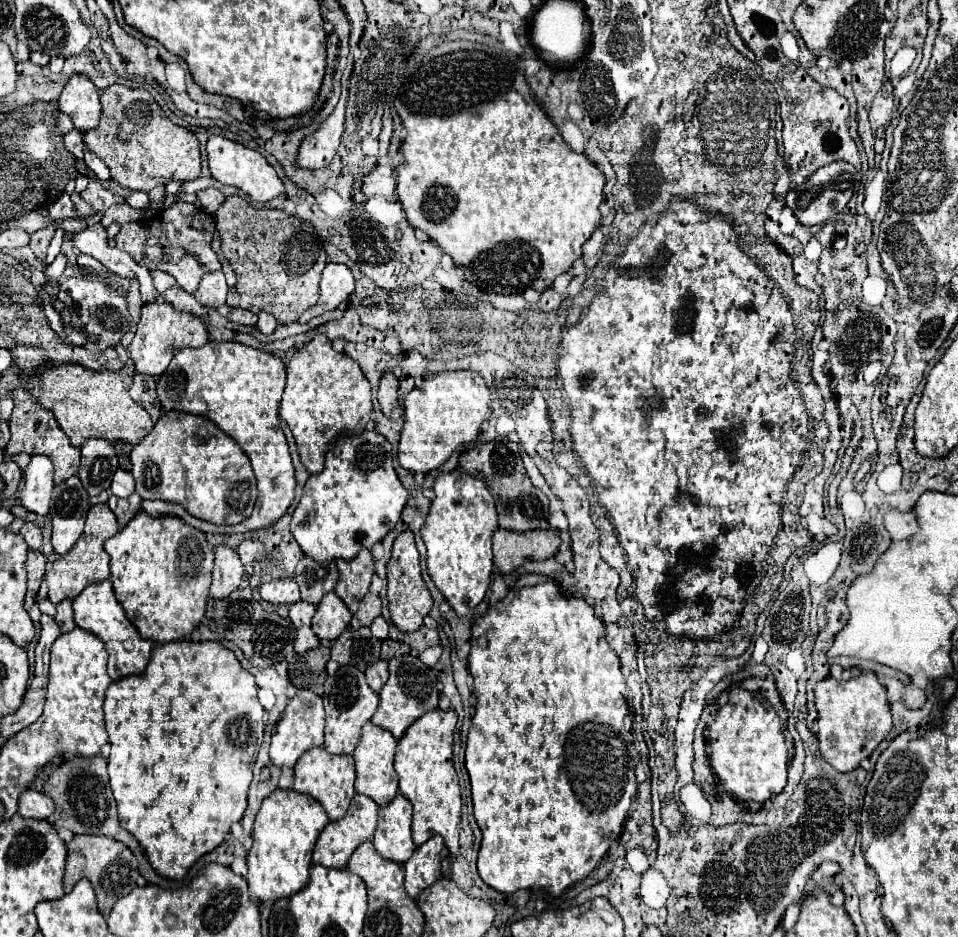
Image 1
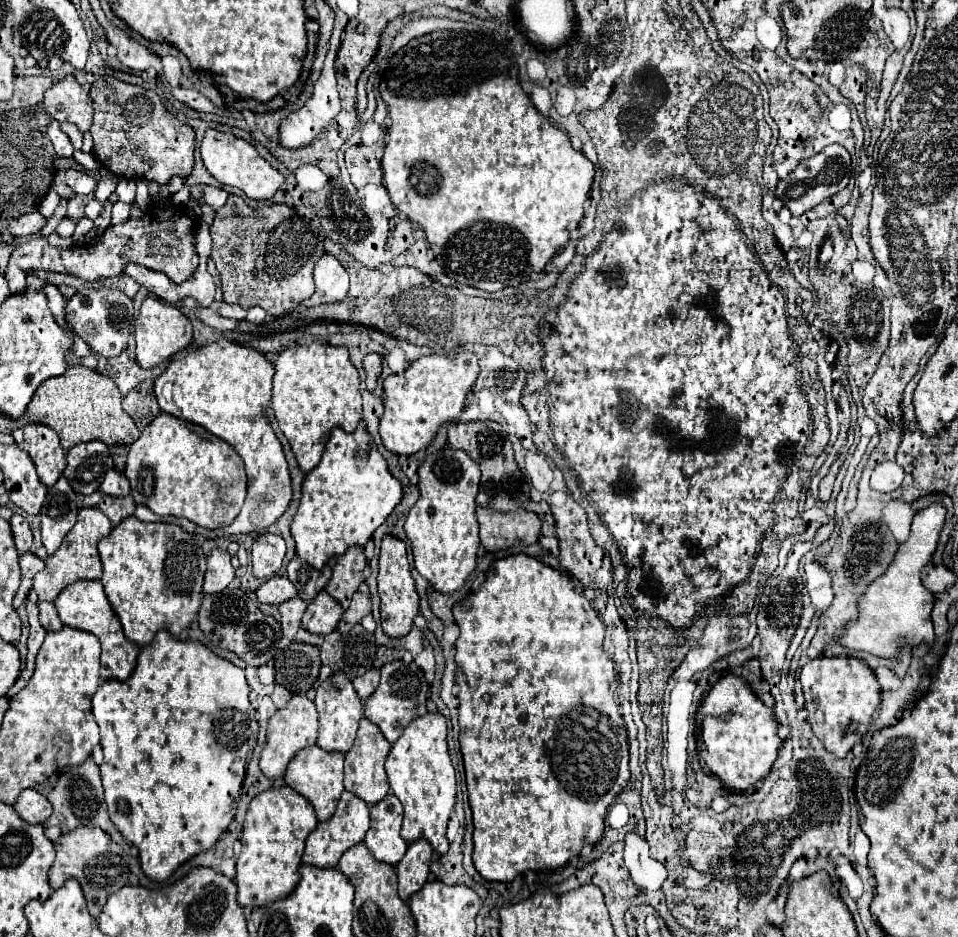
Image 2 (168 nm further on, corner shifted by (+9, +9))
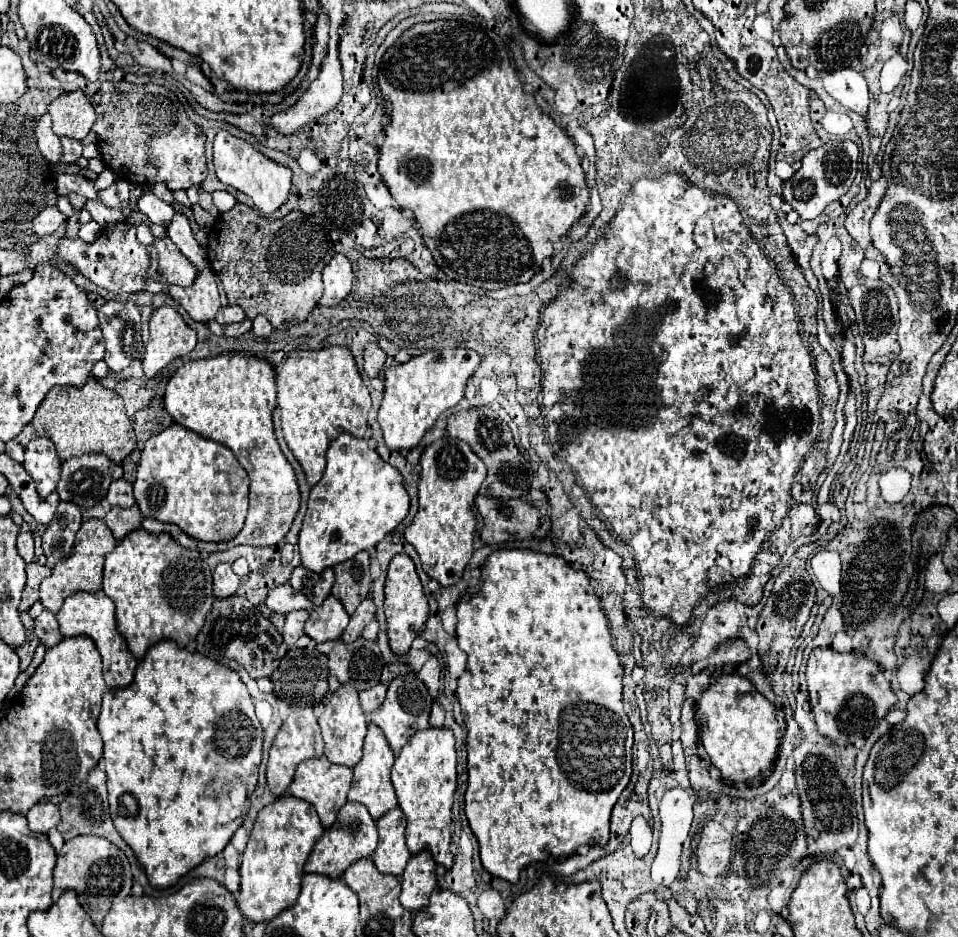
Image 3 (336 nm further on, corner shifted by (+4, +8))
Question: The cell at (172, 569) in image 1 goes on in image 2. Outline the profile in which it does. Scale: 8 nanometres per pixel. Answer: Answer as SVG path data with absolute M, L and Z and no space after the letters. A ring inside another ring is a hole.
M126 517L110 531L110 535L102 537L102 541L98 543L98 551L104 563L104 575L100 579L104 585L104 593L122 623L124 635L132 643L150 643L156 631L162 629L170 631L172 635L178 635L192 623L200 607L202 579L206 571L206 555L196 545L194 535L186 533L174 523L144 523L136 517Z

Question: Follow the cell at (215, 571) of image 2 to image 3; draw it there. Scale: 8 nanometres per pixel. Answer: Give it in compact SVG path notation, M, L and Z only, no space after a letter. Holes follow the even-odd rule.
M219 564L213 572L213 594L217 598L235 596L239 586L239 576L231 570L231 564Z

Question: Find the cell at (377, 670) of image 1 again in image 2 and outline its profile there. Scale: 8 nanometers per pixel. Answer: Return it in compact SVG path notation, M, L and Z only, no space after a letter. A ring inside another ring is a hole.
M370 669L370 671L366 671L364 675L360 675L360 677L356 677L352 683L354 683L354 687L356 687L356 693L362 697L362 699L368 699L372 693L374 693L374 689L378 687L378 681L380 681L380 669Z

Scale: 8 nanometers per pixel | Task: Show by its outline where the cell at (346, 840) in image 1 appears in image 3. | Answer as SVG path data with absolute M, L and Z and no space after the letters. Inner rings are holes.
M347 802L339 814L337 820L331 828L327 828L321 836L321 840L315 844L307 864L305 864L305 872L309 874L321 874L321 876L329 876L329 878L341 878L343 872L357 860L361 858L371 858L371 854L375 852L377 846L377 828L375 828L375 820L371 818L371 814L367 812L367 808L363 808L361 804L355 802Z

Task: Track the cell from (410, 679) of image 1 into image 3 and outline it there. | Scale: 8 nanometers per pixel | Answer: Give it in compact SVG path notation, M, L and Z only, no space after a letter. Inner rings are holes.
M405 674L405 676L395 678L395 680L389 684L387 698L385 698L385 702L381 704L381 708L377 708L377 710L371 714L371 722L377 724L377 726L383 730L383 734L385 734L389 746L393 748L393 752L399 752L415 732L429 728L431 704L433 704L433 698L429 696L425 684L423 684L415 674Z

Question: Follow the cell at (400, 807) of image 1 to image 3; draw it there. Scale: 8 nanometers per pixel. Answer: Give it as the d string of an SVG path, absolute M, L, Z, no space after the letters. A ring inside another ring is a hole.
M399 808L389 810L385 816L377 820L379 844L375 854L371 856L373 864L381 874L391 874L401 878L411 852L405 846L405 816Z

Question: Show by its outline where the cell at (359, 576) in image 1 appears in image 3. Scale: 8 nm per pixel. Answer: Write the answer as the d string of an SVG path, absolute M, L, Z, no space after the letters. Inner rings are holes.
M359 552L355 558L337 564L333 570L335 570L333 596L343 602L347 614L351 616L371 590L373 580L369 576L369 554Z

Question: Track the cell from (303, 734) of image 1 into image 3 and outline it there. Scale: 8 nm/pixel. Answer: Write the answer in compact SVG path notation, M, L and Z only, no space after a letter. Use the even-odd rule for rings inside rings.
M297 706L285 724L281 726L279 734L273 740L273 746L269 750L269 762L267 762L267 786L273 796L281 796L289 790L289 784L293 780L295 768L307 760L307 758L319 758L323 756L323 738L317 724L317 718L313 714L311 706Z

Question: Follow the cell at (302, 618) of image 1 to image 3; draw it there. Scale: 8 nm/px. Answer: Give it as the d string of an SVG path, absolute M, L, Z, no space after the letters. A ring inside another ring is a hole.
M297 610L297 612L289 612L285 616L285 626L283 626L283 642L287 646L293 646L297 642L299 636L303 636L303 626L309 618L309 612L303 612L303 610Z

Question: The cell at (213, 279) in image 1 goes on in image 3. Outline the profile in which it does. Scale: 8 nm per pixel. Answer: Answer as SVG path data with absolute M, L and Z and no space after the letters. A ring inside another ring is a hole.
M205 268L189 288L171 286L169 292L195 322L207 324L209 320L215 320L217 310L221 308L215 274L211 268Z

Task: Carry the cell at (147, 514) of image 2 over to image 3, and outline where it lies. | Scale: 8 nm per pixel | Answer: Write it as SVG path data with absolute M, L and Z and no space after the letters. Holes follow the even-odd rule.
M219 354L215 358L187 362L175 372L165 390L165 410L183 428L211 438L233 450L239 464L249 476L249 514L243 530L229 542L199 542L187 538L173 524L159 524L159 520L145 518L143 528L151 534L169 534L183 548L219 552L233 546L275 546L289 532L299 510L299 488L291 464L281 454L275 440L271 412L275 408L275 372L265 360L249 354Z

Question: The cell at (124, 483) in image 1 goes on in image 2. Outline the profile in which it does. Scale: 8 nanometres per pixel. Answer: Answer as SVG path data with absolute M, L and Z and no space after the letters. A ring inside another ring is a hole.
M108 469L104 481L102 481L102 493L106 495L112 495L112 497L124 497L130 493L130 485L128 485L128 479L116 471L116 469Z

